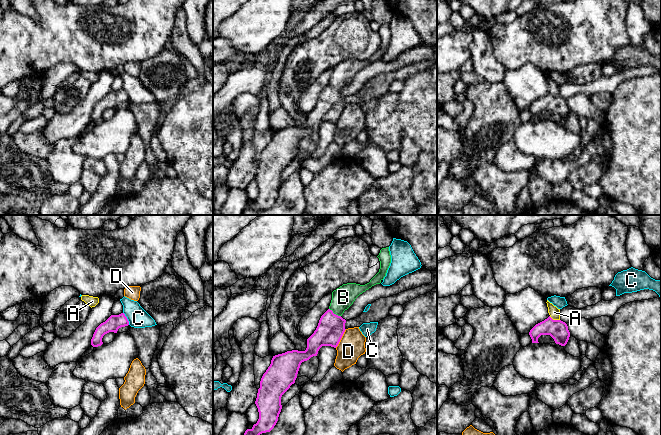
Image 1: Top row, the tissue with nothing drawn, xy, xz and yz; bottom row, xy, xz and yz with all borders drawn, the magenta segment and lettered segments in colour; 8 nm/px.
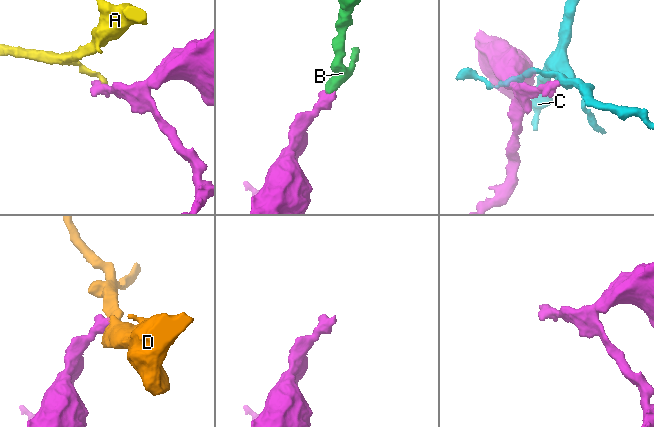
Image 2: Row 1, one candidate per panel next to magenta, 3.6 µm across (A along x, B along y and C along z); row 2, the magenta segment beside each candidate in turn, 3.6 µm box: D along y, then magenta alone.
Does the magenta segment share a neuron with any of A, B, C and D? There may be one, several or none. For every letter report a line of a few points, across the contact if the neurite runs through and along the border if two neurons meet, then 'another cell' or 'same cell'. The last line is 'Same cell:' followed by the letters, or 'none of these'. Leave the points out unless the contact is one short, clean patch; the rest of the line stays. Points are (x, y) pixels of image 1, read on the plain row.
A: another cell
B: xz (331, 103), (331, 95), (335, 90), (343, 73) | same cell
C: another cell
D: xz (346, 105), (335, 123) | another cell
Same cell: B

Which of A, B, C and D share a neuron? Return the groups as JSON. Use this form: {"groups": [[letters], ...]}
{"groups": [["A"], ["B"], ["C"], ["D"]]}

